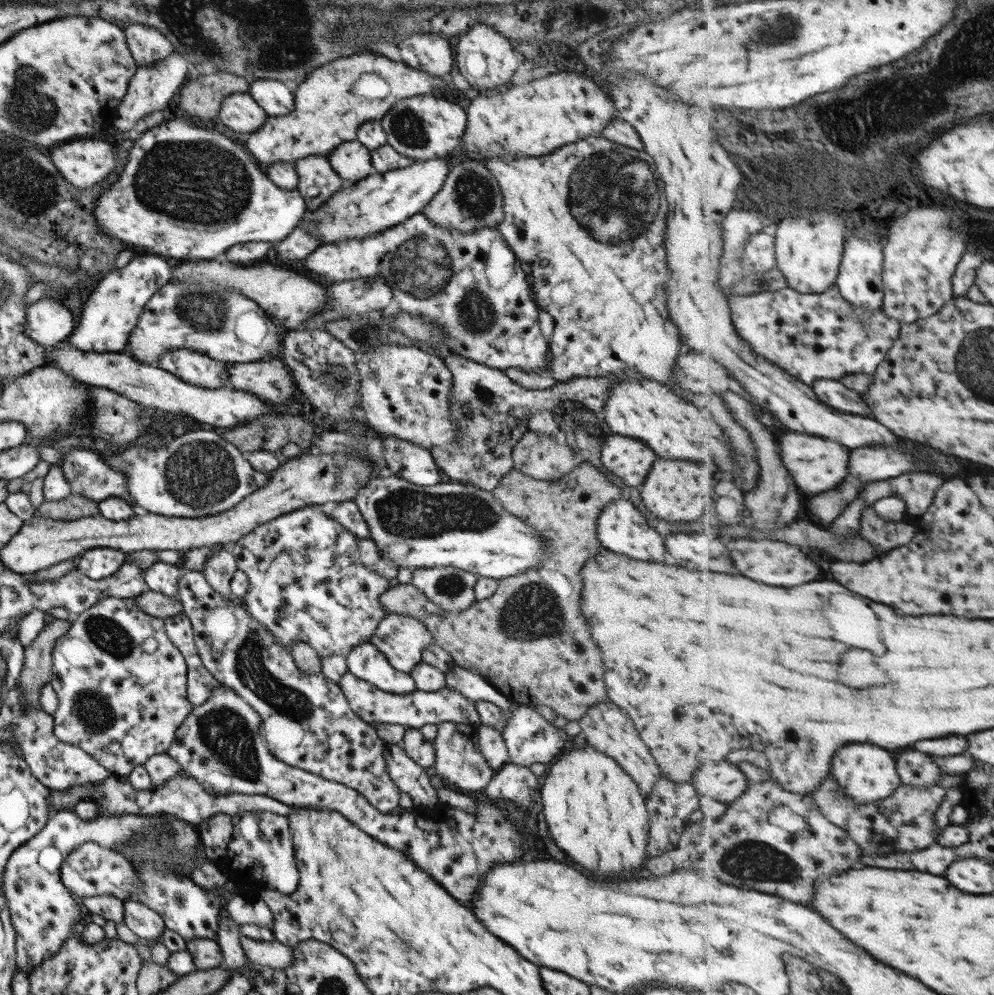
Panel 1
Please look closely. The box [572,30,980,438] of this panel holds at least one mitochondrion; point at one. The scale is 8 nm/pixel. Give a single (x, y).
(821, 182)

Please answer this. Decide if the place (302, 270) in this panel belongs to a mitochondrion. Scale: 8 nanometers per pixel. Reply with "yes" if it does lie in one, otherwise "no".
no

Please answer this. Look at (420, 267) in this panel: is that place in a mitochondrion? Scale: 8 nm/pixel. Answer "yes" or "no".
yes

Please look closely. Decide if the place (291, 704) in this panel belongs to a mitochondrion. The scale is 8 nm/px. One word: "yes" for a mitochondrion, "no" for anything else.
yes

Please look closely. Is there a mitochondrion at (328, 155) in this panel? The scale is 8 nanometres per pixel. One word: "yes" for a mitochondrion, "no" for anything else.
no

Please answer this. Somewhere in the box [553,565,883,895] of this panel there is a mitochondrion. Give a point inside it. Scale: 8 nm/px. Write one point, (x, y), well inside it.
(750, 861)

